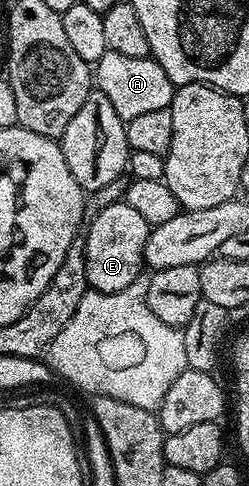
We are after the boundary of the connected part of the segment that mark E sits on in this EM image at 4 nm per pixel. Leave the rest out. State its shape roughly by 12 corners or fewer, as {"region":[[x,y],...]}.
{"region":[[124,202],[83,232],[87,282],[127,290],[146,267],[151,226]]}

